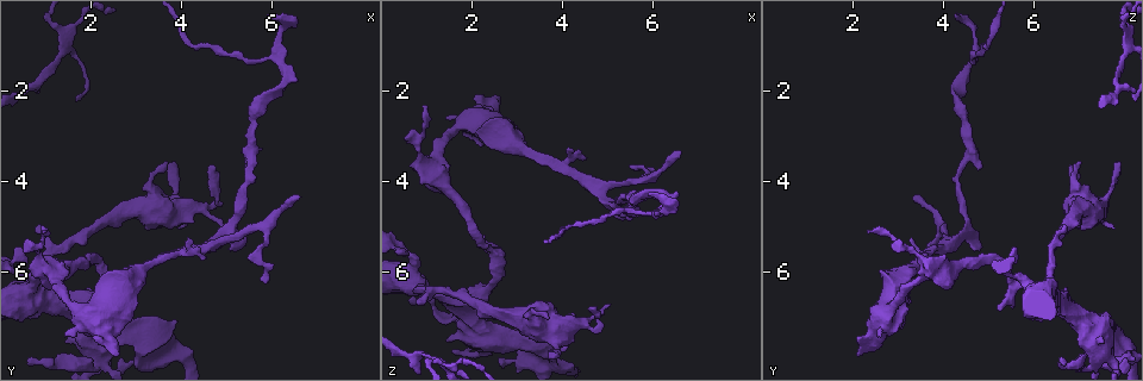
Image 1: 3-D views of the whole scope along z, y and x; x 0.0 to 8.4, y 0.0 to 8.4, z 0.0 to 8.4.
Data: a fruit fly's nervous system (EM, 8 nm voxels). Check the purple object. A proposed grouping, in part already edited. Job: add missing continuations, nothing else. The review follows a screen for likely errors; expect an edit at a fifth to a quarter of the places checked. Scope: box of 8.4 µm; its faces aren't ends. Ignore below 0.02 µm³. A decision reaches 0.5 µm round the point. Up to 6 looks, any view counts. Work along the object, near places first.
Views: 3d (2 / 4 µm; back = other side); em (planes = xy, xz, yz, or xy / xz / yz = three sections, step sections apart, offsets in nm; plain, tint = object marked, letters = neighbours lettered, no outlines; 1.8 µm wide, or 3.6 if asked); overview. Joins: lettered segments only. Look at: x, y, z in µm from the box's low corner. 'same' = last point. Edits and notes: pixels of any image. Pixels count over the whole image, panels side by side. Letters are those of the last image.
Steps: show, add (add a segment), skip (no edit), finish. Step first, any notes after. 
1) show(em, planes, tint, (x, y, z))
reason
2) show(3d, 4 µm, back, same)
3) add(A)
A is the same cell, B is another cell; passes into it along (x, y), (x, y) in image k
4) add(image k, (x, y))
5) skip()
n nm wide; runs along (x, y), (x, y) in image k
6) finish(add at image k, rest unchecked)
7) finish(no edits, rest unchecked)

show(3d, 2 µm, (0.95, 5.00, 2.30))
tapers out

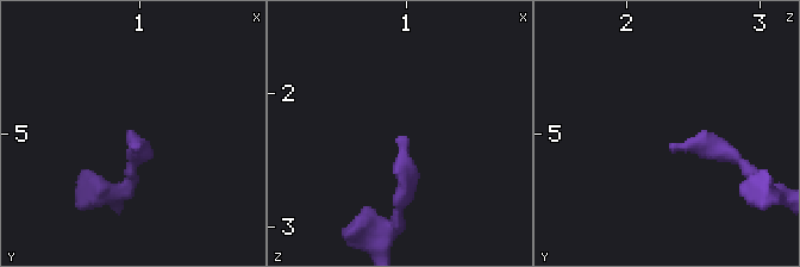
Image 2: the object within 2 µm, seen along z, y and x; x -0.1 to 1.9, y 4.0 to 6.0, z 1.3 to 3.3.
show(em, yz, step 8, tint, (0.94, 5.08, 2.34))
shape alone is not enough

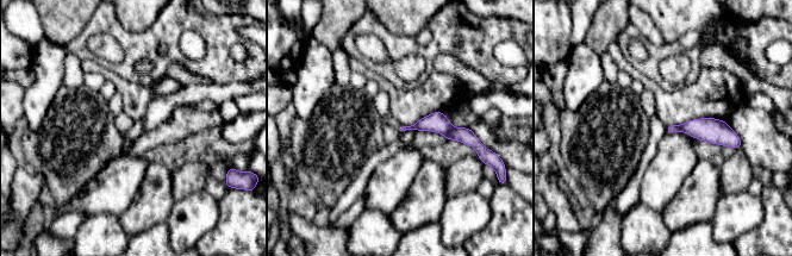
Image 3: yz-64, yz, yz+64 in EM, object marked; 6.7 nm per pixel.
show(em, planes, letters, same)

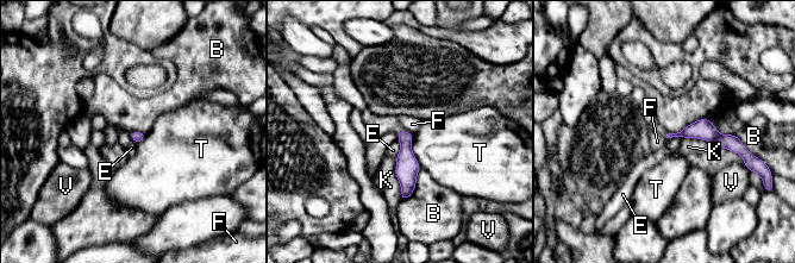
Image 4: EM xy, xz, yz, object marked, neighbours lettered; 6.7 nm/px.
skip()
80 nm wide; B, E, F, K, T and V are other cells; runs along (668, 135), (708, 132), (737, 146) in image 4; no lettered segment goes on from it

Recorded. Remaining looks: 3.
show(em, yz, step 16, tint, (1.85, 8.00, 7.00))
thick turns thin

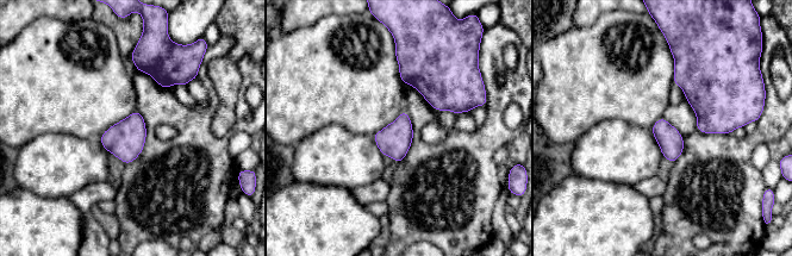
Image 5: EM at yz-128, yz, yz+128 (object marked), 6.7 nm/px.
show(em, planes, tint, same)
another direction

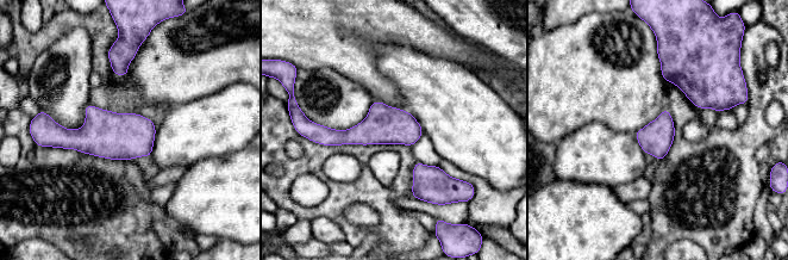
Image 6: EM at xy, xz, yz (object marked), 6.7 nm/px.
show(em, planes, letters, same)
what lies round it

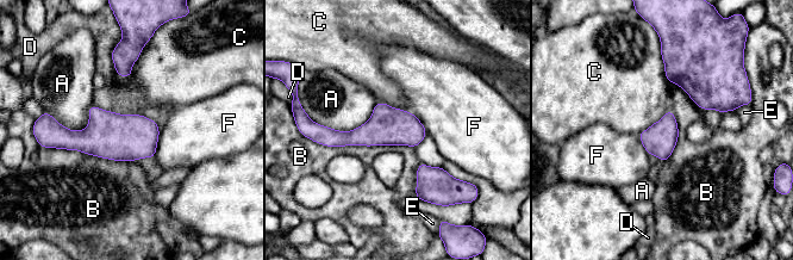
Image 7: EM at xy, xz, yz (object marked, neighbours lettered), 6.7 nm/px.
skip()
220 nm wide; A, B, C, D, E and F are other cells; border along (93, 104), (120, 113), (141, 115) in image 7; none of them fits

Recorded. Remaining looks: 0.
finish(no edits, rest unchecked)

